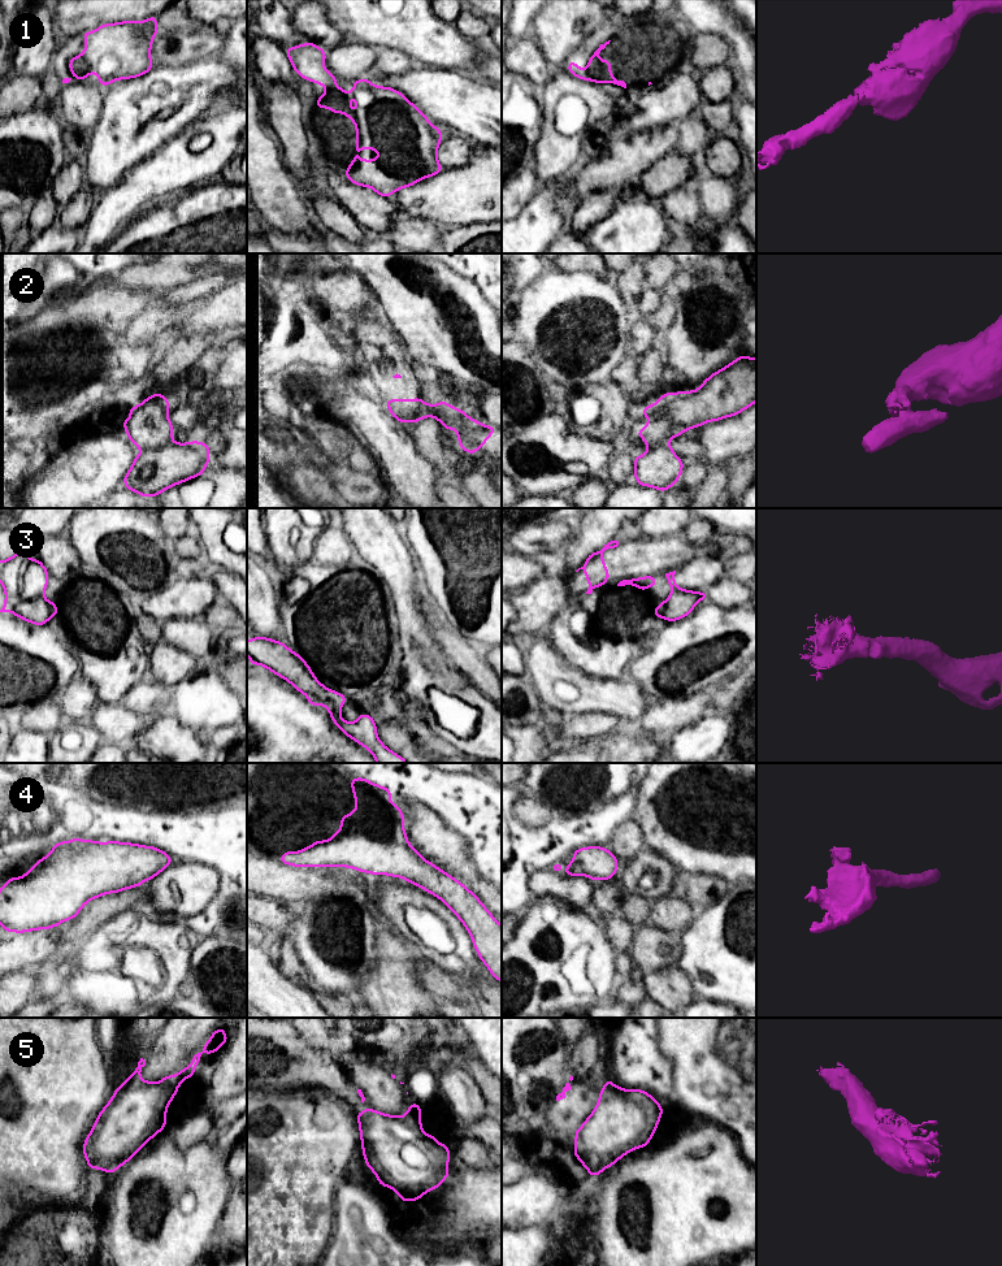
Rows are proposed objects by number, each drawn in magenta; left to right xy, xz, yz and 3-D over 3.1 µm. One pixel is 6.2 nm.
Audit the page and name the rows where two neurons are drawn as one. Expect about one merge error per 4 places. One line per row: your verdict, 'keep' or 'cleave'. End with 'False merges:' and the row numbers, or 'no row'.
1: keep
2: cleave
3: keep
4: keep
5: keep
False merges: 2

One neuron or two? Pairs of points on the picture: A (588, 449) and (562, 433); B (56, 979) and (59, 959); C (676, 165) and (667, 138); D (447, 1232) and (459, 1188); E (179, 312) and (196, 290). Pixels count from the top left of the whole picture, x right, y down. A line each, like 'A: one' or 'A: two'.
A: one
B: one
C: two
D: one
E: two

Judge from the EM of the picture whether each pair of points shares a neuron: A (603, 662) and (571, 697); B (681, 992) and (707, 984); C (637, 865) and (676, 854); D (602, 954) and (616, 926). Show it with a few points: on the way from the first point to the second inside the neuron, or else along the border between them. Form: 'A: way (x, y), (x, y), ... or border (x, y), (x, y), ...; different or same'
A: border (565, 659), (589, 673), (619, 679); different
B: border (677, 966), (686, 975), (694, 993); different
C: border (658, 853), (660, 855); different
D: border (601, 919), (606, 936), (617, 953); different

